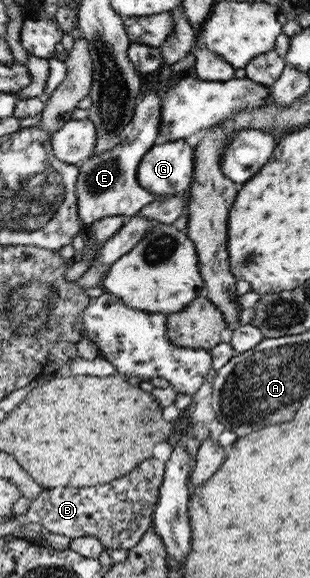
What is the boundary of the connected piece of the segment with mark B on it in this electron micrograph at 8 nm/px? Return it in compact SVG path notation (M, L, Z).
M166 441L158 444L154 450L156 458L148 458L140 462L130 474L112 480L110 484L93 487L56 487L45 489L32 498L27 513L32 522L42 524L52 534L60 534L71 540L80 536L98 538L107 550L134 548L143 537L144 532L151 528L152 510L159 497L165 464L170 453L176 449Z

